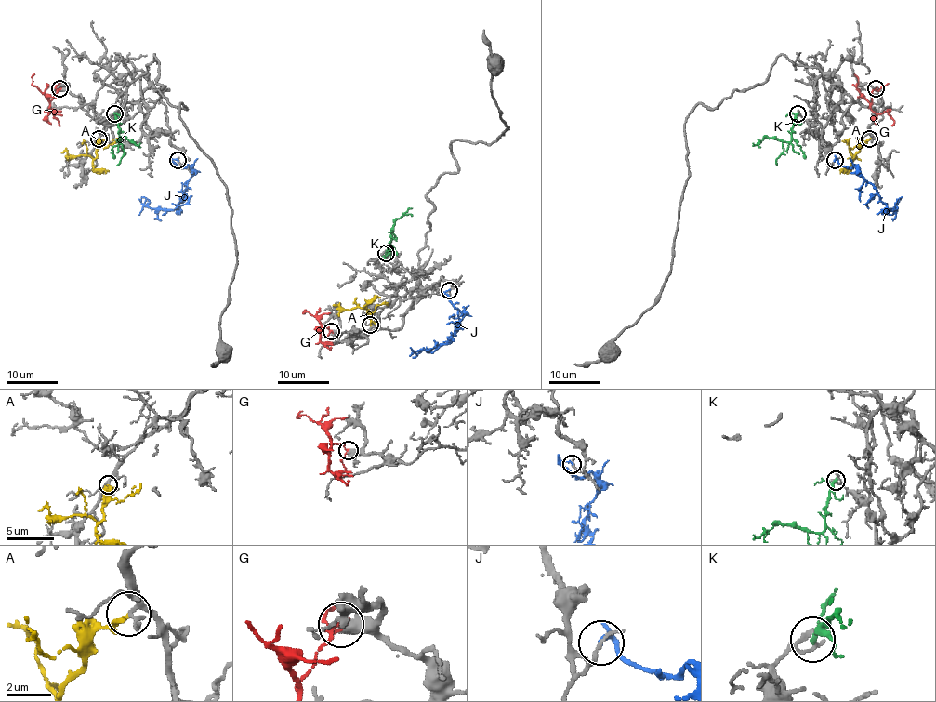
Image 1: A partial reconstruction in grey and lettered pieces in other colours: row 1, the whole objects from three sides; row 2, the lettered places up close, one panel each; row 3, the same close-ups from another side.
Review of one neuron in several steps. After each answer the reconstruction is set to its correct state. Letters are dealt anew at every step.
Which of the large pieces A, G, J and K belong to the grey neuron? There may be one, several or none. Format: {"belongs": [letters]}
{"belongs": ["A"]}

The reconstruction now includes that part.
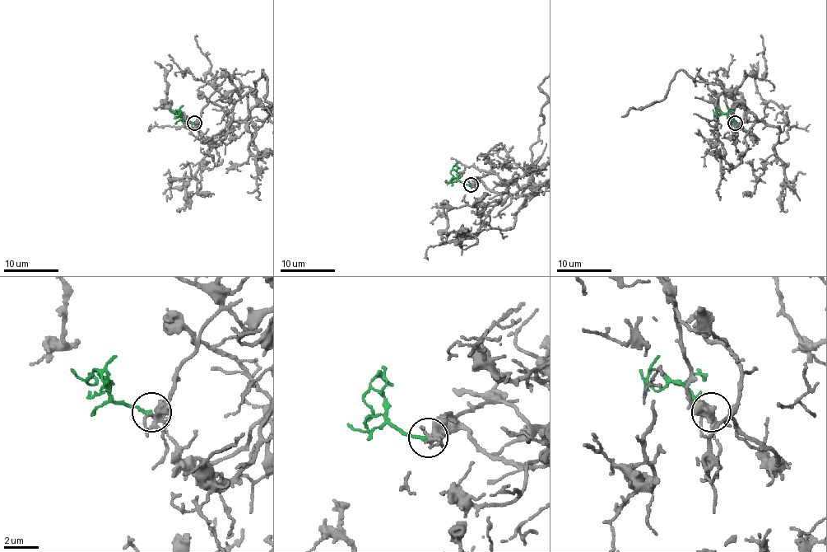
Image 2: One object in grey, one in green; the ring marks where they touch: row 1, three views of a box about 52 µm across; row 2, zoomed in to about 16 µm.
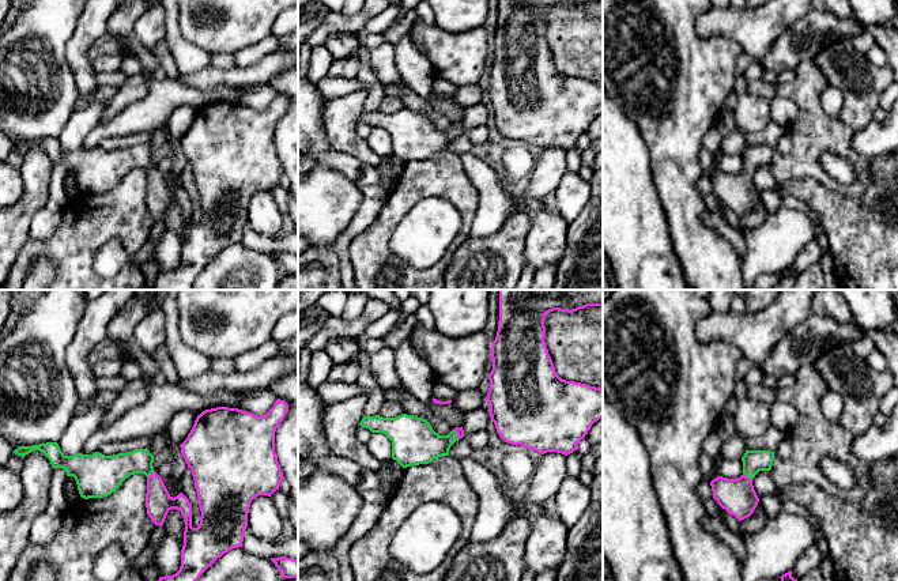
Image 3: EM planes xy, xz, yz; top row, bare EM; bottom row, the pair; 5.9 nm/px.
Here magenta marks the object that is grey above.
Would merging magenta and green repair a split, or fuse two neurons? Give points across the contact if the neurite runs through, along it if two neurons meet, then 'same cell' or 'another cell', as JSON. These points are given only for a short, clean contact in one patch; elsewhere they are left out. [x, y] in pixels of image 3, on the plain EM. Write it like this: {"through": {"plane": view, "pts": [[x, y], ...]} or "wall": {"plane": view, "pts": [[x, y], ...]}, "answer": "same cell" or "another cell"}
{"through": {"plane": "yz", "pts": [[738, 192], [747, 172], [754, 157]]}, "answer": "same cell"}

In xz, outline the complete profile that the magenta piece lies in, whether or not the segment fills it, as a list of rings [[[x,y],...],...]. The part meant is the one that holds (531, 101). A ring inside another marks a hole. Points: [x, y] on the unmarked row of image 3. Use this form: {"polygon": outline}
{"polygon": [[[499,0],[498,26],[497,26],[495,35],[491,39],[493,65],[488,69],[490,83],[488,83],[486,95],[488,97],[488,101],[490,101],[488,107],[490,107],[491,116],[495,120],[497,128],[505,137],[512,140],[521,140],[531,146],[536,146],[542,150],[547,147],[558,147],[567,151],[573,148],[574,146],[577,146],[580,136],[585,133],[592,120],[603,113],[603,84],[591,82],[586,79],[576,78],[576,76],[562,75],[555,67],[554,59],[551,56],[551,52],[548,49],[546,37],[544,37],[544,33],[546,33],[544,14],[547,8],[554,5],[573,8],[580,4],[585,4],[588,1],[603,1],[603,0]]]}

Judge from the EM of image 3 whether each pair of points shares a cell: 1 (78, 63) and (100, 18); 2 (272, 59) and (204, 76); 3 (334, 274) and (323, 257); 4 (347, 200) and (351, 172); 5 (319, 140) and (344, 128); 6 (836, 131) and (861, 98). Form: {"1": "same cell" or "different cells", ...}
{"1": "same cell", "2": "same cell", "3": "same cell", "4": "different cells", "5": "different cells", "6": "different cells"}

